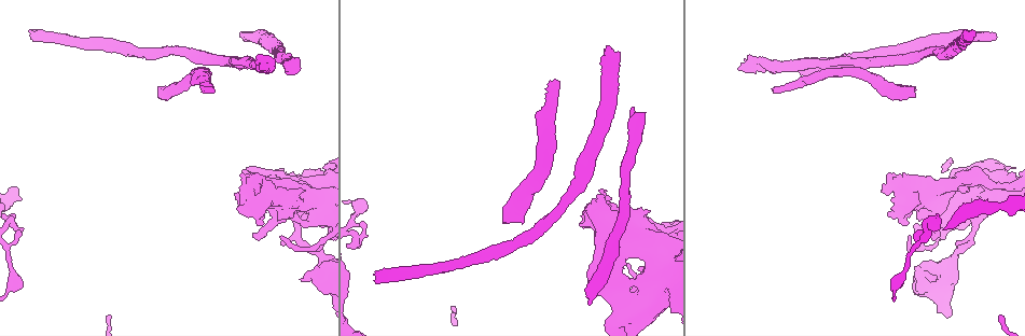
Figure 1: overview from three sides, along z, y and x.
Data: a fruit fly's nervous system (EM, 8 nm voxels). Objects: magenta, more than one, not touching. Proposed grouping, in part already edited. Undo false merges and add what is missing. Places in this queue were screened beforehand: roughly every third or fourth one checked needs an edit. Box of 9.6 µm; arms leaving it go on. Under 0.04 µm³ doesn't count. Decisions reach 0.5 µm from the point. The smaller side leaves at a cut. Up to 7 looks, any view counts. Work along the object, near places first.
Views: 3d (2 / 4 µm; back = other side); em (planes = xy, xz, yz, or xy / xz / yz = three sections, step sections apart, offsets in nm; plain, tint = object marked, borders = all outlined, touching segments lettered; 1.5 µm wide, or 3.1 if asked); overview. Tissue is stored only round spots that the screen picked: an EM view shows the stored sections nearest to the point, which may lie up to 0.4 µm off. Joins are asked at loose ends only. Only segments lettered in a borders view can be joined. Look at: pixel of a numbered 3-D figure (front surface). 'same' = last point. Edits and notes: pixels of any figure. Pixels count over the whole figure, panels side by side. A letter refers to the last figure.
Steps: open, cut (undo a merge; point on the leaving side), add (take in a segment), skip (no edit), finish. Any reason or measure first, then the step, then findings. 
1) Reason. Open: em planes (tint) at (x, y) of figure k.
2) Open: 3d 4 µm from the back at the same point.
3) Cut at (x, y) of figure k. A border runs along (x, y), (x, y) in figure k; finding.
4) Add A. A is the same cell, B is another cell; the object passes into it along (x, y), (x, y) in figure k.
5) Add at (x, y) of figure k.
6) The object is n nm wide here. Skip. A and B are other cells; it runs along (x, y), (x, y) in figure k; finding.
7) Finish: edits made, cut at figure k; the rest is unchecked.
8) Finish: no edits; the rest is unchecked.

Free end. Open: 3d 2 µm at (377, 280) of figure 1.

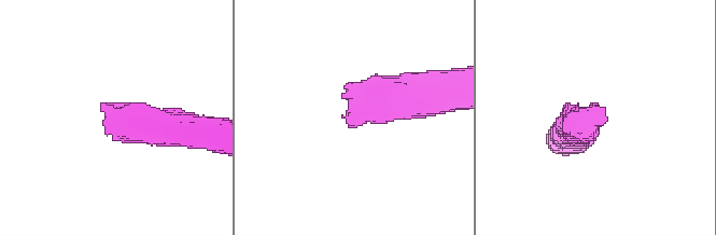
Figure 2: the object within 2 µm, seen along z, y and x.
Open: em yz step 4 (tint) at (101, 105) of figure 2.

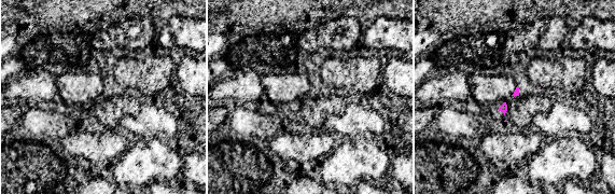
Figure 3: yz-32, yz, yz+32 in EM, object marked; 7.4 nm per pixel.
Open: em planes (borders) at the same point.

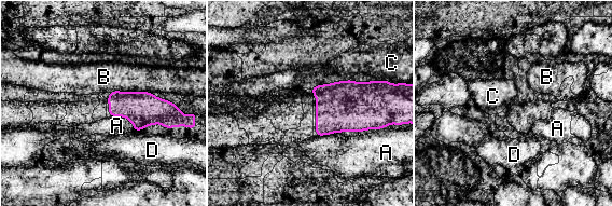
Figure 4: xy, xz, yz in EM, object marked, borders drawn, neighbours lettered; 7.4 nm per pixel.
Skip. A, B, C and D are other cells; a border runs along (349, 79), (317, 84), (309, 88) in figure 4; none of them fits.

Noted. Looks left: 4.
Stops while still wide. Open: em yz step 8 (tint) at (914, 95) of figure 1.

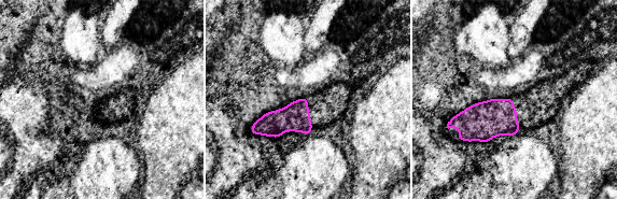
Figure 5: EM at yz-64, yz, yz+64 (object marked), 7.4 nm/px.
Cut it another way. Open: em planes (borders) at the same point.

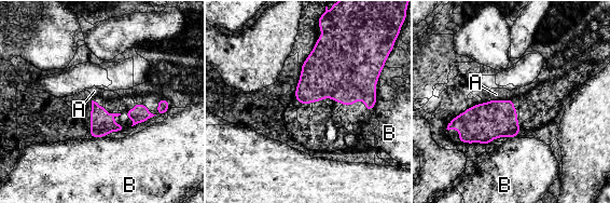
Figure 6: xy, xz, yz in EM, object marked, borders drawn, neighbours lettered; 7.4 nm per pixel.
Skip. A and B are other cells; a border runs along (101, 136), (92, 138) in figure 6; none of them fits.

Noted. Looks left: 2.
Thick end. Open: em planes (borders) at (882, 192) of figure 1.

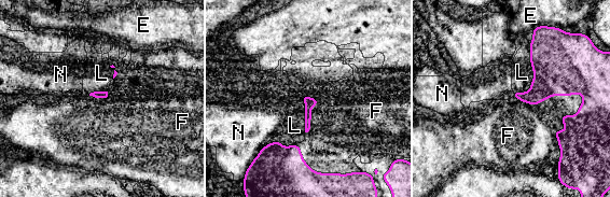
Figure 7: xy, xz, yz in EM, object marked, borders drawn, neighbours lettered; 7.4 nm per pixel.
Skip. E, F, L and N are other cells; a border runs along (512, 96), (559, 157) in figure 7; no lettered segment goes on from it.

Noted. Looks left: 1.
Finish: no edits; the rest is unchecked.

